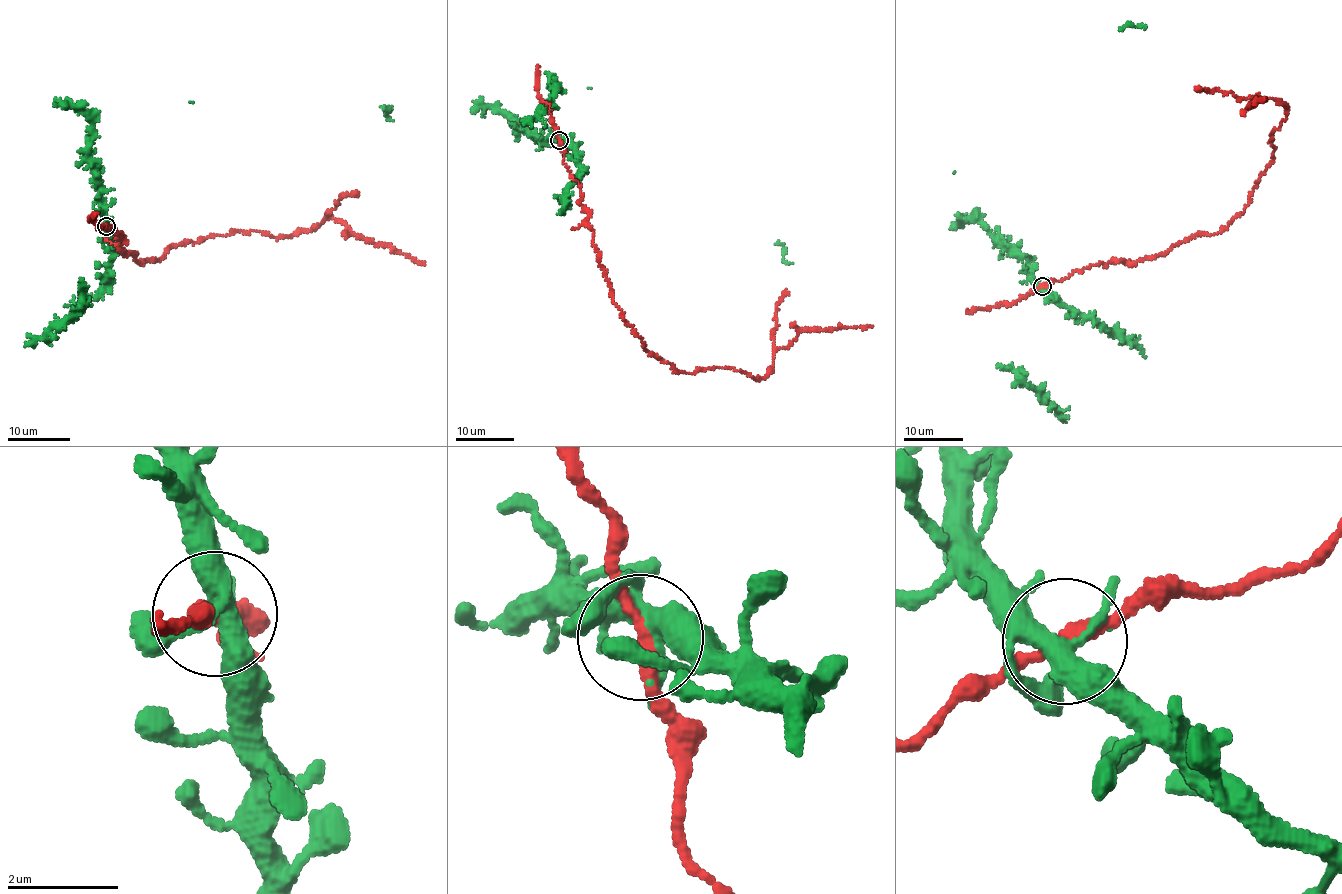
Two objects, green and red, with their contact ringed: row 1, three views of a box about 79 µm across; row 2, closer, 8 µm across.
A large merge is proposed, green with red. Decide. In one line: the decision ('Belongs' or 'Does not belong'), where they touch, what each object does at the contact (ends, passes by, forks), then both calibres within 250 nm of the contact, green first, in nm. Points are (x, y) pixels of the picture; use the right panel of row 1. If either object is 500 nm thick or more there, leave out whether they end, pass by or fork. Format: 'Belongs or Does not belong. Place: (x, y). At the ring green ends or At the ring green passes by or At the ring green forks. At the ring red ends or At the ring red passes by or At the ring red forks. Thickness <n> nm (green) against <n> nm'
Belongs. Place: (1042, 286). At the ring green forks. At the ring red passes by. Thickness 340 nm (green) against 260 nm

